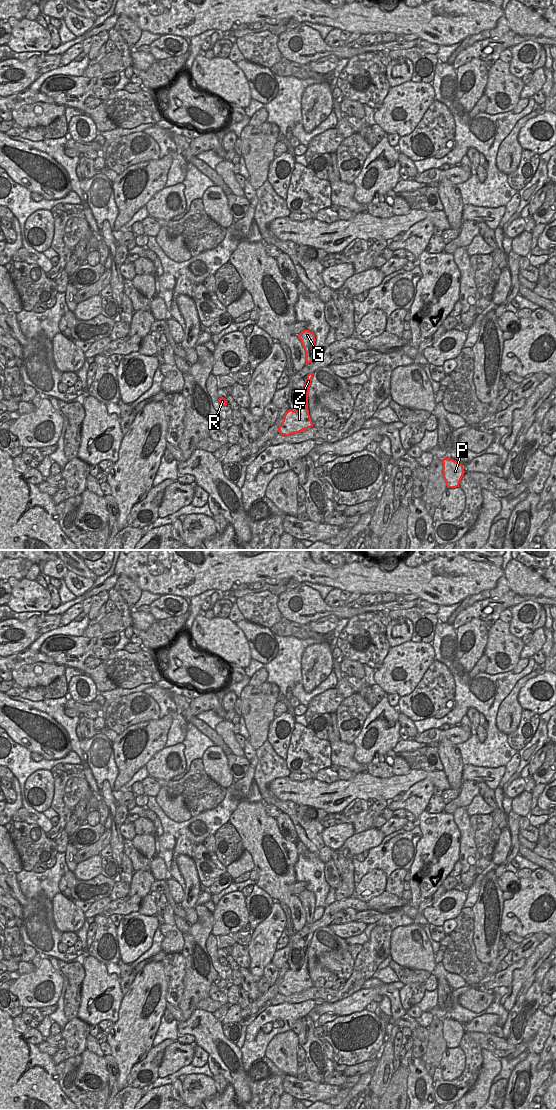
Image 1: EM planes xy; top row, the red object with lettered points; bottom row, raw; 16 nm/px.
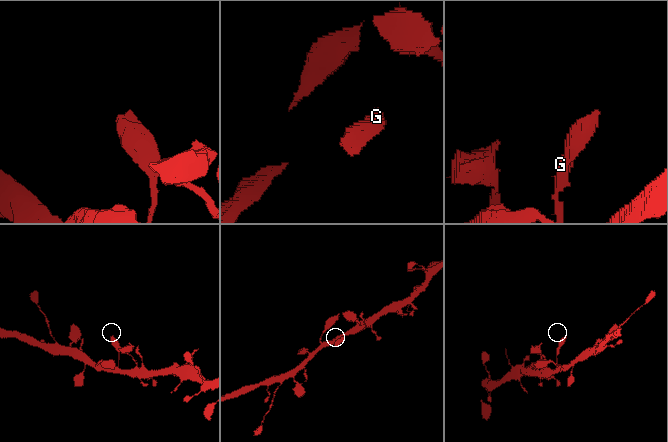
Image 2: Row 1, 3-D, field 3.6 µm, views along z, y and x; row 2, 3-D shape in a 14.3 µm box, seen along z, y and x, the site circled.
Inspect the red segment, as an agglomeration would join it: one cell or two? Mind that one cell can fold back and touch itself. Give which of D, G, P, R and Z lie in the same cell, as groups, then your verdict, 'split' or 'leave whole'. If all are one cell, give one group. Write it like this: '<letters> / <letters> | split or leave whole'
D G P R Z | leave whole

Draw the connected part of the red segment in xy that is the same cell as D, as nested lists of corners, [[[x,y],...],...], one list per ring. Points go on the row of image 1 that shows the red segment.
[[[309,373],[304,384],[304,404],[298,410],[289,409],[283,418],[278,432],[281,435],[289,436],[294,433],[299,433],[303,430],[313,427],[312,420],[308,410],[308,393],[314,373]]]

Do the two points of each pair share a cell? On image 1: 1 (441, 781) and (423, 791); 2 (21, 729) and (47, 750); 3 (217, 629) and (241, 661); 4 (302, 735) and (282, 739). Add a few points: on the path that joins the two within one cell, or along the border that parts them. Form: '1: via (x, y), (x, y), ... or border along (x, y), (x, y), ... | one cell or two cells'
1: border along (434, 785), (427, 779), (422, 779), (411, 787) | two cells
2: via (27, 734), (41, 745) | one cell
3: via (222, 637), (238, 653) | one cell
4: border along (295, 723), (285, 759) | two cells

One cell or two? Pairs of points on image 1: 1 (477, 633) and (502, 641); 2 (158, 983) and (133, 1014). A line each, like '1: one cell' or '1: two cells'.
1: two cells
2: one cell

